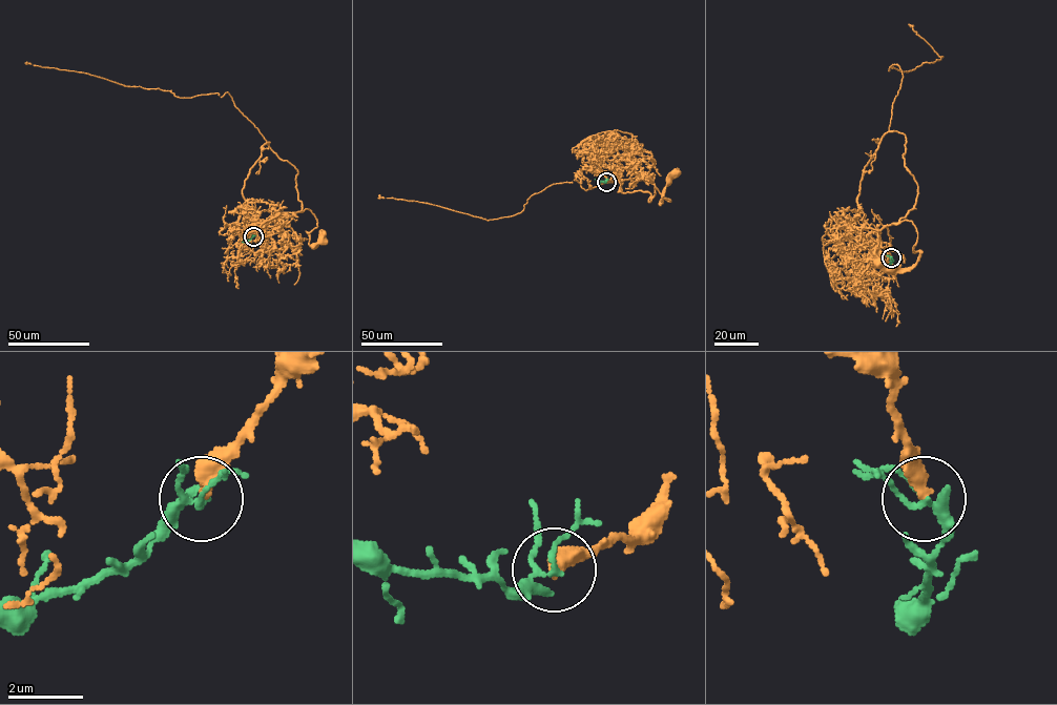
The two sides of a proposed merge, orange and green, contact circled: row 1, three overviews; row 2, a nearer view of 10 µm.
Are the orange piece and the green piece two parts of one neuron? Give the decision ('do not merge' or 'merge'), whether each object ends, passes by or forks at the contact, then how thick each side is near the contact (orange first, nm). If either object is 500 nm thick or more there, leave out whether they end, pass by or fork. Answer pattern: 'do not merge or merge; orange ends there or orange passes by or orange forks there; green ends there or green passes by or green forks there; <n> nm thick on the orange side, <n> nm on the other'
do not merge; orange ends there; green forks there; 440 nm thick on the orange side, 140 nm on the other

